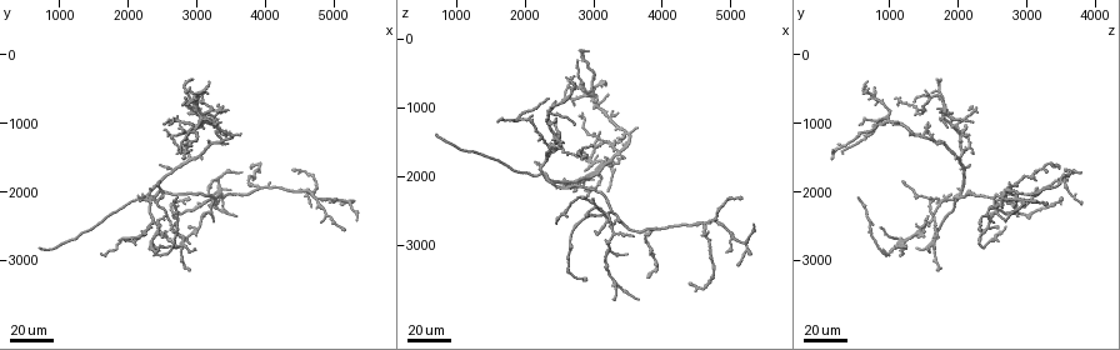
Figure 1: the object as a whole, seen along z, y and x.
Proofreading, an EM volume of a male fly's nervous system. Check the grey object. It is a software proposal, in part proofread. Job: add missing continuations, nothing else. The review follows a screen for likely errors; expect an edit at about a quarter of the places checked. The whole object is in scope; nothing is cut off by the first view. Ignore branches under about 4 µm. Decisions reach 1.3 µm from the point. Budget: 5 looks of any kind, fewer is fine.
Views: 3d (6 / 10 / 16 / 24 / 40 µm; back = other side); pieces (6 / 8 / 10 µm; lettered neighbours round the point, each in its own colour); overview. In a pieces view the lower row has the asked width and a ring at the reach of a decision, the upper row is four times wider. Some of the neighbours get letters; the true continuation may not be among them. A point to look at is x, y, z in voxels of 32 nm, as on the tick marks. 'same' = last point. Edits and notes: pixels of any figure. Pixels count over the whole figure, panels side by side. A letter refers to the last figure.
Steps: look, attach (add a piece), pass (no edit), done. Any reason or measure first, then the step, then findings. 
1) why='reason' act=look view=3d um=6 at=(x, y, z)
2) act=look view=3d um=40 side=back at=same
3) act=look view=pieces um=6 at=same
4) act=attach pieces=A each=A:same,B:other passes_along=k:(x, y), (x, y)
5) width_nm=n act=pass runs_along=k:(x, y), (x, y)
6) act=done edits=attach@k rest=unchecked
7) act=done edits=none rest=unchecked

why='thin end' act=look view=3d um=24 at=(2600, 2700, 2600)

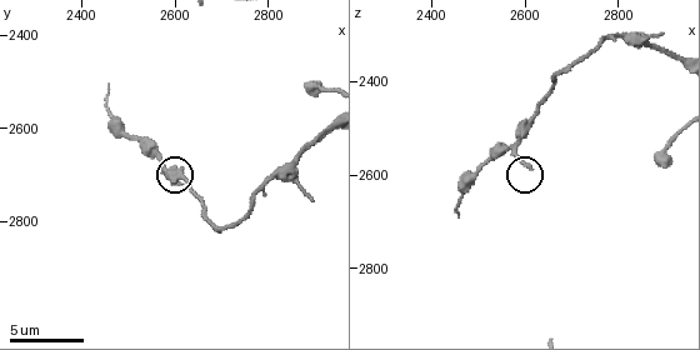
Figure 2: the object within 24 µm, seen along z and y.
why='what lies round it' act=look view=pieces um=10 at=(2610, 2715, 2580)

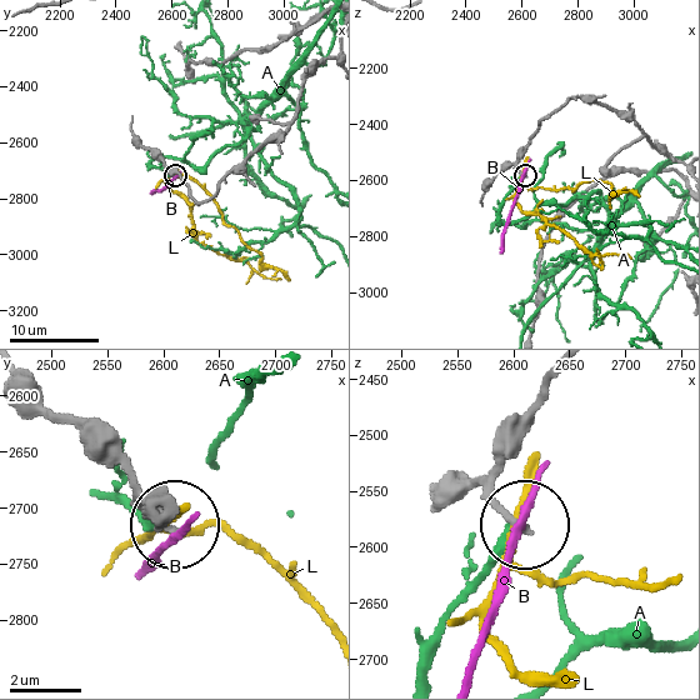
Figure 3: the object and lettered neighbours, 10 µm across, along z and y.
act=pass each=A:other,B:other,L:other runs_along=3:(558, 370), (495, 486), (519, 519) found='no lettered piece goes on from it'

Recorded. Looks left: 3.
why='an open end' act=look view=3d um=24 at=(750, 2850, 1350)

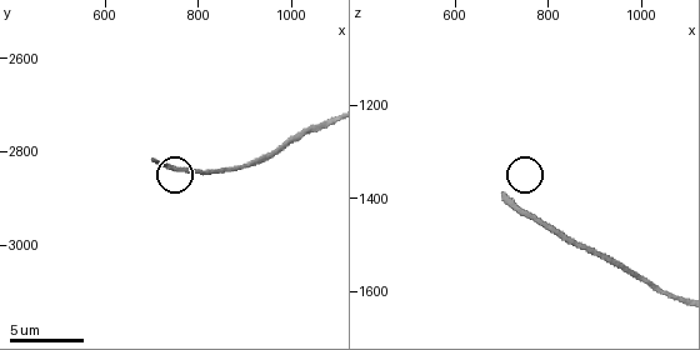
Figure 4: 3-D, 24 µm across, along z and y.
act=look view=pieces um=10 at=(705, 2820, 1390)

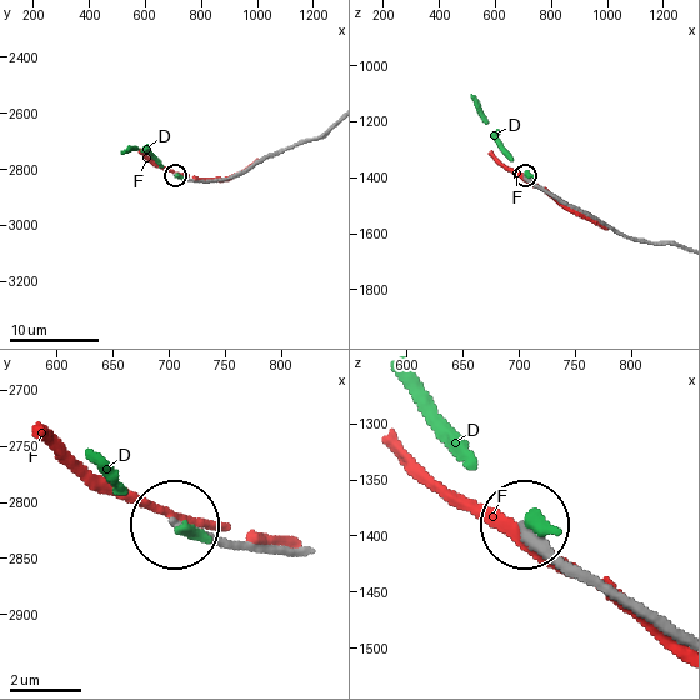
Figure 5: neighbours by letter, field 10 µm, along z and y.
width_nm=210 act=pass each=D:other,F:other found='no lettered piece goes on from it'

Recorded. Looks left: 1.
act=done edits=none rest=unchecked

